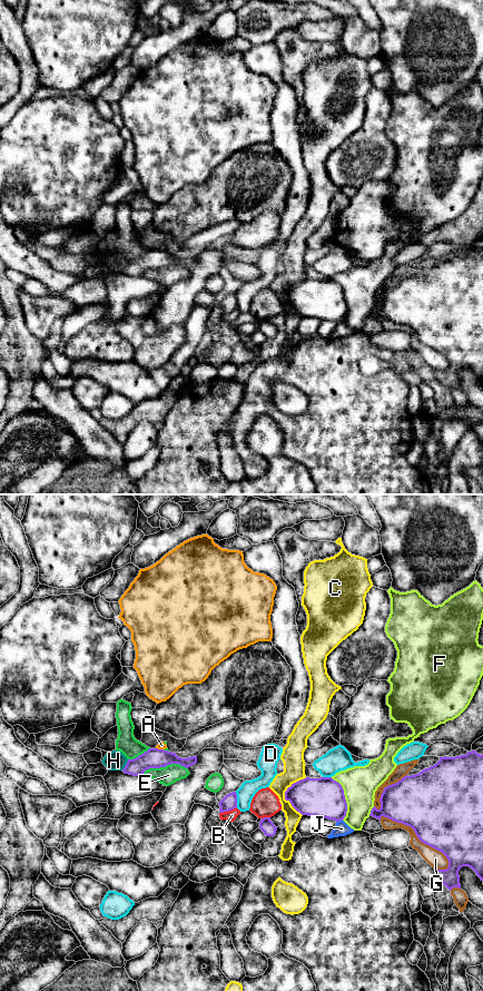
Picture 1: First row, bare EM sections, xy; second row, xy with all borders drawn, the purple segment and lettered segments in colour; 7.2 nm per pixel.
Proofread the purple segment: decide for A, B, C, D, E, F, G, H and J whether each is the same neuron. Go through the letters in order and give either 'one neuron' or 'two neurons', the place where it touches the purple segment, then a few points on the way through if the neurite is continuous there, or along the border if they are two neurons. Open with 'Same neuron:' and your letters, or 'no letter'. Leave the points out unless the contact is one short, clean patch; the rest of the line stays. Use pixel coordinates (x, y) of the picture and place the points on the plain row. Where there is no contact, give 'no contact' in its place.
Same neuron: H
A: two neurons; contact xy (159, 251); border xy (156, 248), (163, 251)
B: two neurons; contact xy (227, 312)
C: two neurons; contact xy (285, 294)
D: two neurons; contact xy (236, 301)
E: two neurons; contact xy (164, 267)
F: two neurons; contact xy (344, 298)
G: two neurons; contact xy (416, 336)
H: one neuron; contact xy (126, 266); way xy (153, 259), (138, 266), (126, 266), (114, 262)
J: two neurons; contact xy (338, 321); border xy (342, 321), (336, 323)

